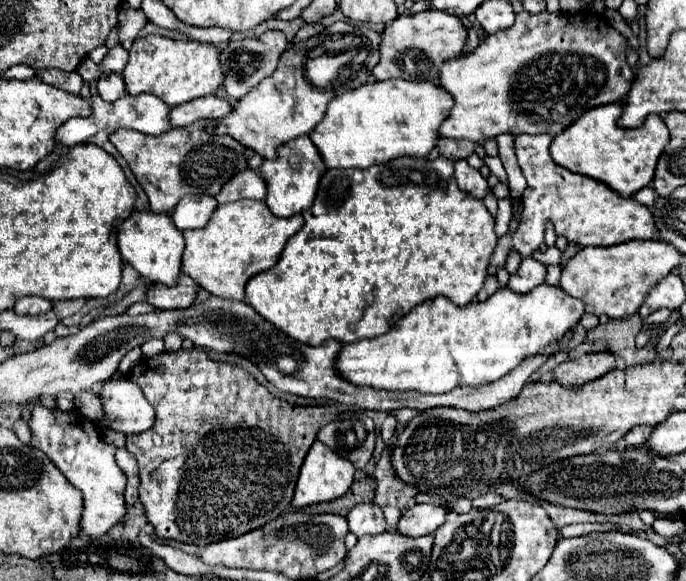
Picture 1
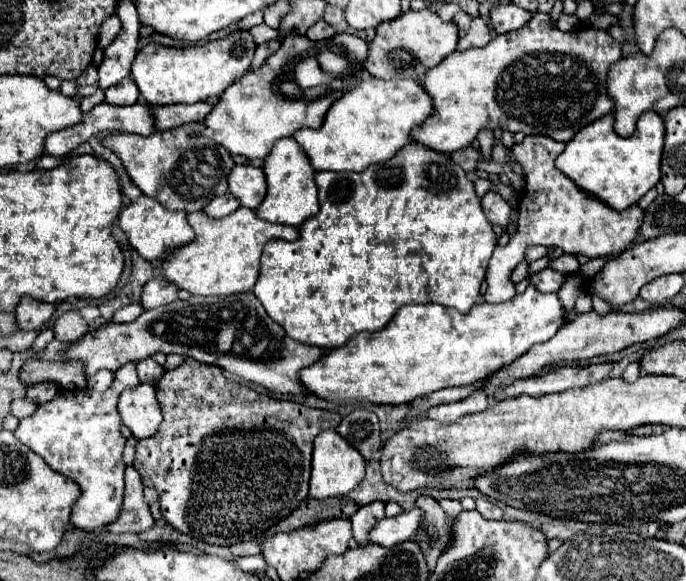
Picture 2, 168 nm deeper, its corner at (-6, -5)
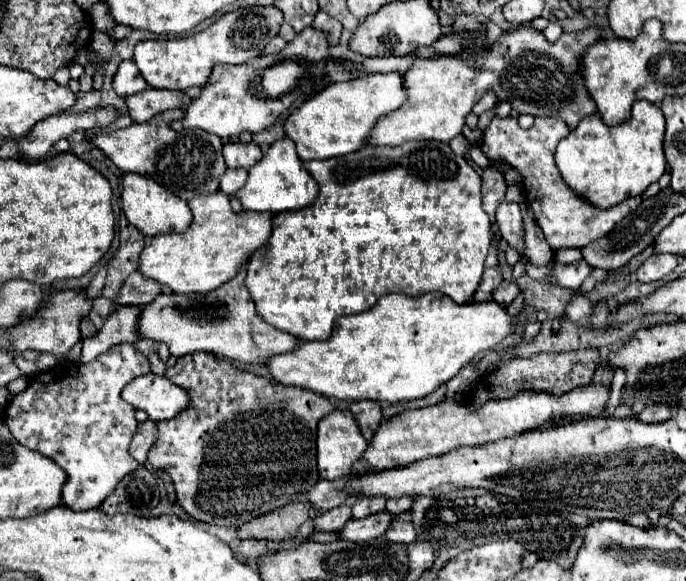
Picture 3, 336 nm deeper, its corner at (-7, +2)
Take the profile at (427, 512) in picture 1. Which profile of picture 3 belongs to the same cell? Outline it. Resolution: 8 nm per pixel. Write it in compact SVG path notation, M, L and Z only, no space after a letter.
M388 512L372 514L364 520L354 520L350 518L336 534L340 540L350 540L350 542L368 542L372 538L380 538L388 526L390 526L392 516Z

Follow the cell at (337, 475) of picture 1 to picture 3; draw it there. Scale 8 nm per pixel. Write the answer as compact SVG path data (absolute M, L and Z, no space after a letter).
M334 410L318 422L318 472L322 480L350 476L352 464L360 460L368 442L356 426L350 410Z

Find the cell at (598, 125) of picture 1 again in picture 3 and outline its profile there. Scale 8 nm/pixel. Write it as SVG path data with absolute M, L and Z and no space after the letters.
M648 100L634 102L632 114L620 126L606 126L598 114L592 114L584 118L580 126L576 126L576 130L572 130L566 138L560 140L556 148L556 166L574 194L578 194L596 208L610 208L630 196L640 196L652 182L658 182L658 178L666 172L666 158L662 150L664 130L666 122L662 110Z

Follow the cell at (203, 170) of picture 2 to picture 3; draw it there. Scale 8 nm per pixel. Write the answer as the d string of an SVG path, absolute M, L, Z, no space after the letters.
M166 110L148 122L134 122L112 134L98 134L92 138L92 144L98 146L122 172L150 176L184 200L200 194L212 194L218 190L220 176L226 172L222 142L218 136L206 134L204 130L172 130L170 122L180 118L182 110Z

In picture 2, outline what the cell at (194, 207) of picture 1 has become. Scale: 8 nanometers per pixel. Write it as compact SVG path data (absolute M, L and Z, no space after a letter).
M229 193L229 195L215 197L215 199L203 209L203 213L205 213L207 217L211 217L211 219L221 219L221 217L233 213L237 207L239 207L239 201Z

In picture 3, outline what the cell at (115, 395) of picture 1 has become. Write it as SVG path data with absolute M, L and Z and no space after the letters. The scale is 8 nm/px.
M156 374L134 378L122 390L122 398L134 408L144 410L154 422L170 420L180 414L180 410L186 410L190 406L186 390L172 384L166 376Z

